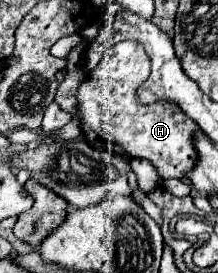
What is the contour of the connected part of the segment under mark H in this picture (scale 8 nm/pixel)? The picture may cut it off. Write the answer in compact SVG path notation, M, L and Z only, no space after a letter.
M137 41L113 45L99 61L95 73L87 75L79 87L81 127L87 143L95 149L117 153L121 157L147 159L163 179L185 177L195 165L193 131L197 125L179 113L175 105L139 105L135 97L139 85L149 77L149 57Z

